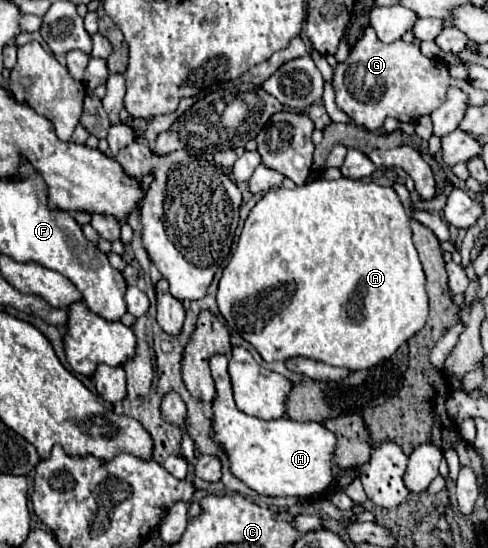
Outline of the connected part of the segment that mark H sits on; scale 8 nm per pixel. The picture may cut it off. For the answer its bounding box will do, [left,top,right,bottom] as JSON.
[210,357,336,497]

